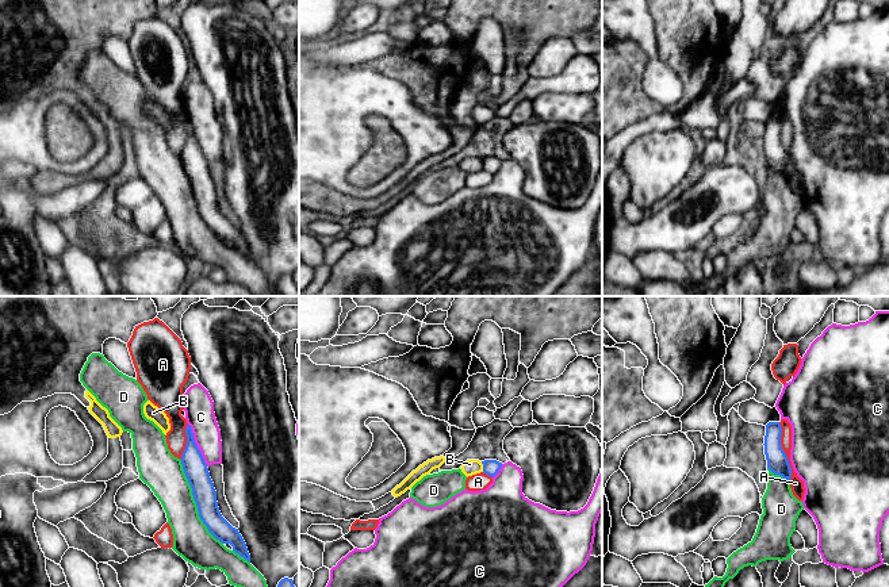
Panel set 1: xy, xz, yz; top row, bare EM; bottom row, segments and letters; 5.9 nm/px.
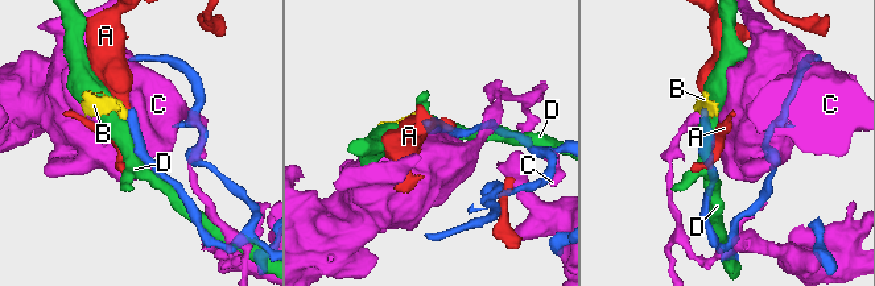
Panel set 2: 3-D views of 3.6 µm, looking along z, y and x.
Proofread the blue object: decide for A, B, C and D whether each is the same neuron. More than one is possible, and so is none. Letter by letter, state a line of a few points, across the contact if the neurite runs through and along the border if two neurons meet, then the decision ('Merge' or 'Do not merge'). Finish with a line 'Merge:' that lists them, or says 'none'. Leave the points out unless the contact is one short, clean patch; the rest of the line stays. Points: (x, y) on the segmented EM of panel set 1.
A: Line: yz (778, 422), (781, 428), (781, 448), (790, 468), (789, 482). Do not merge
B: Line: xz (481, 461), (483, 471). Do not merge
C: Do not merge
D: Do not merge
Merge: none

